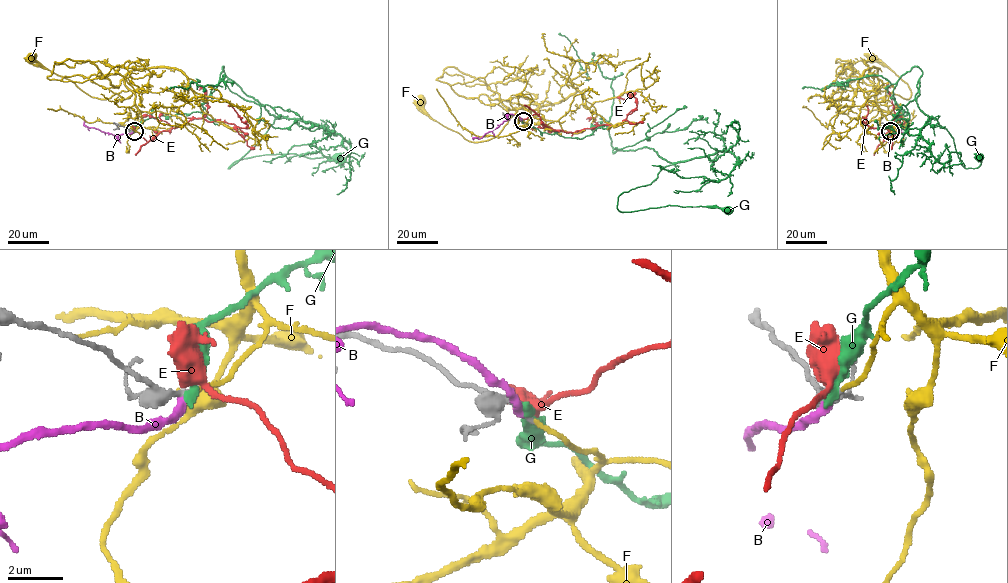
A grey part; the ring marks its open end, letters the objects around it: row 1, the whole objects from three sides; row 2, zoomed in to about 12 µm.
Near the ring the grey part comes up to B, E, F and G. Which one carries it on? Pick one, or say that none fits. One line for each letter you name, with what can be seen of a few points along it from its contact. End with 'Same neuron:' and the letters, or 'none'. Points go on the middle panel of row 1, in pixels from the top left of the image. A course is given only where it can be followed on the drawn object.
F: via (523, 121), (527, 124), (529, 114), (521, 107), (495, 137), (470, 142), (435, 121), (421, 104)
Same neuron: F

